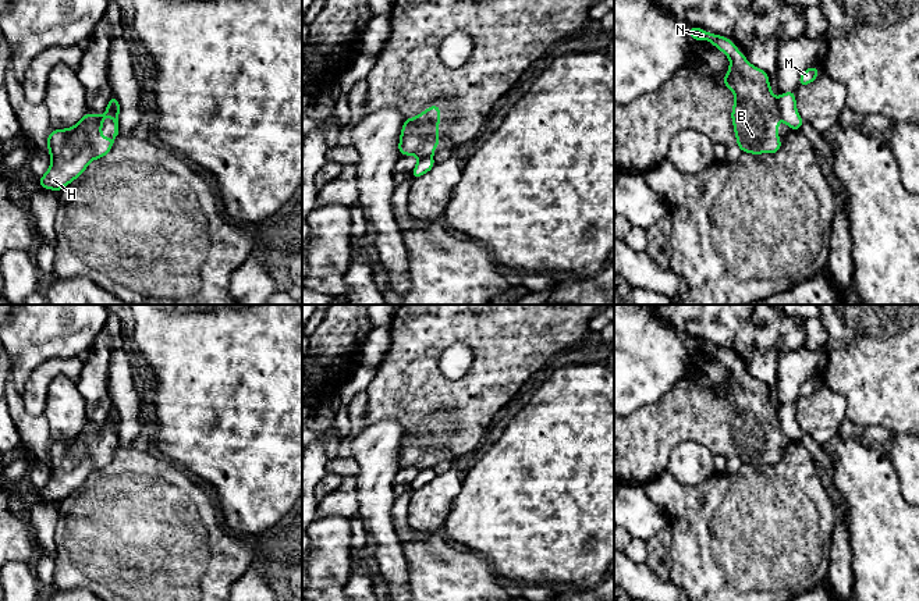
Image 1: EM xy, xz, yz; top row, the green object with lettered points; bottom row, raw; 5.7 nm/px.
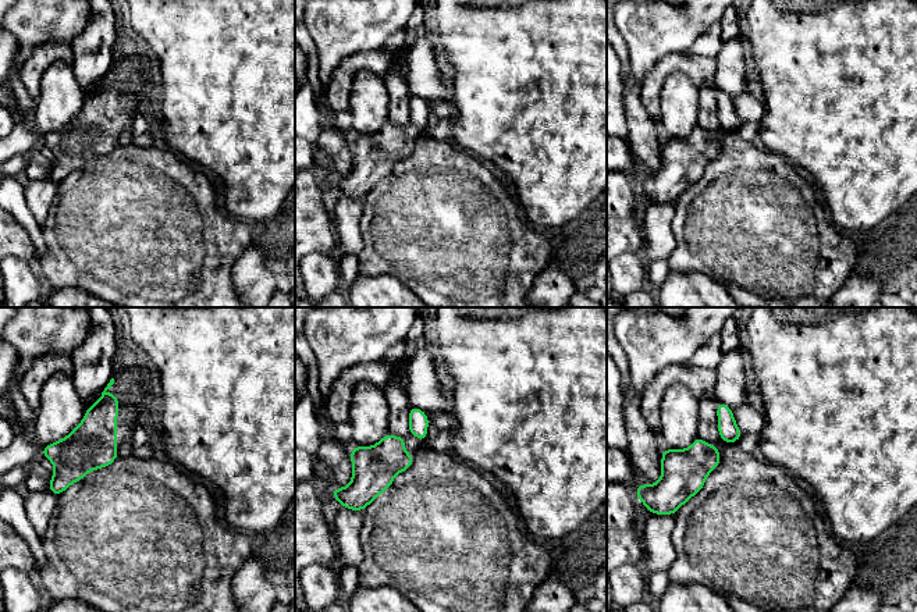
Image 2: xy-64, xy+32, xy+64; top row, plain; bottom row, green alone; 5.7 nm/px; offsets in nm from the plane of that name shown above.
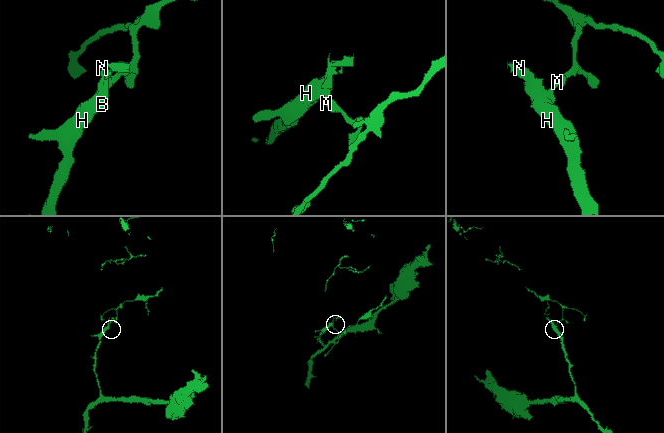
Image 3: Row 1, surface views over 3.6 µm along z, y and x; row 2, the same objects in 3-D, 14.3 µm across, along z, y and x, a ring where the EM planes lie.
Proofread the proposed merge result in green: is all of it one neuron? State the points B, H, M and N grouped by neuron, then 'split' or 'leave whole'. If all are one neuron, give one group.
B H N / M | split

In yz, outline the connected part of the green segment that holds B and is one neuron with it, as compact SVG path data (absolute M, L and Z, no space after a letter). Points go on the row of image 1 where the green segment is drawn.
M689 25L691 40L709 40L730 58L730 68L720 85L734 92L731 120L737 146L742 153L776 154L783 142L778 139L778 104L767 72L753 67L730 38L710 33Z

